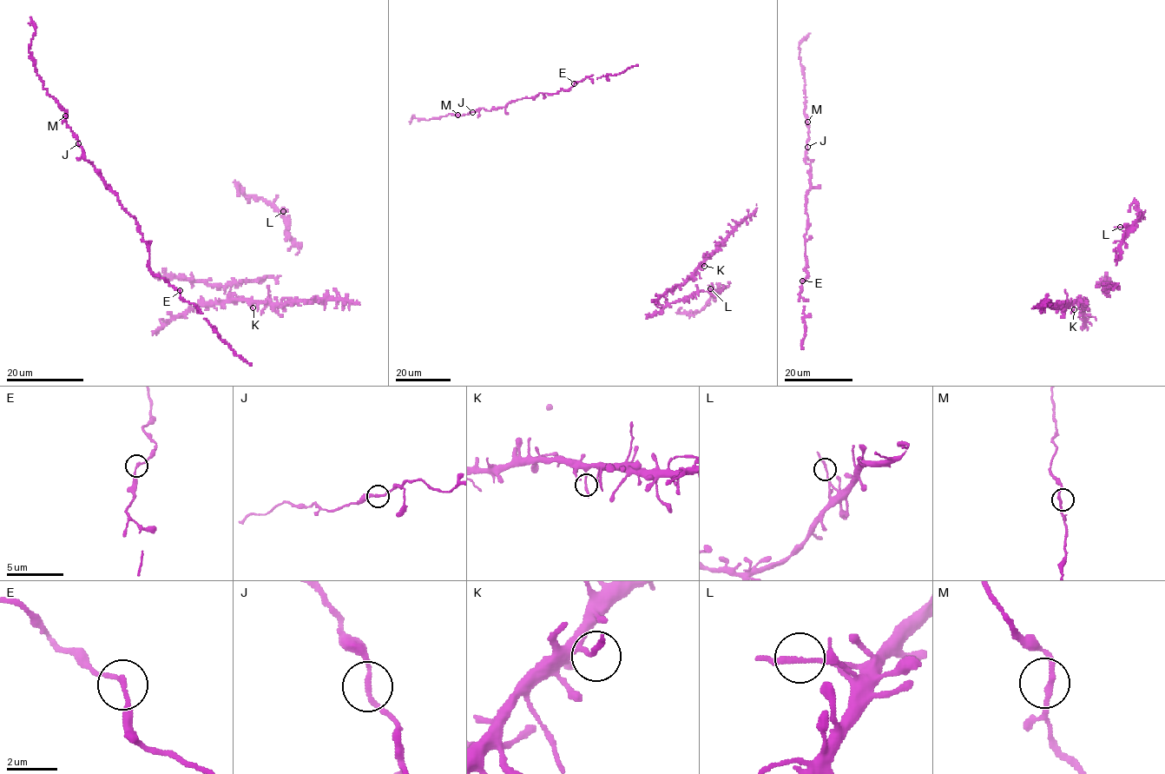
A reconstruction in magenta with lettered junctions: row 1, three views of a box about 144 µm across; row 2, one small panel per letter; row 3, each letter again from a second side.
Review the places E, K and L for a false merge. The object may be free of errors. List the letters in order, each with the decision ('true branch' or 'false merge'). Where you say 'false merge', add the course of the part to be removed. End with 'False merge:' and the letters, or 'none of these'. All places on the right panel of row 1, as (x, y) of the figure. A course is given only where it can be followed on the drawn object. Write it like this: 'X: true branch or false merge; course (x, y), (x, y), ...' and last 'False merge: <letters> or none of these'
E: true branch
K: true branch
L: true branch
False merge: none of these

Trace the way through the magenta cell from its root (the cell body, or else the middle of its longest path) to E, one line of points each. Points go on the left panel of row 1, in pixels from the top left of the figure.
E: (199, 312), (196, 307), (181, 298), (180, 290)

